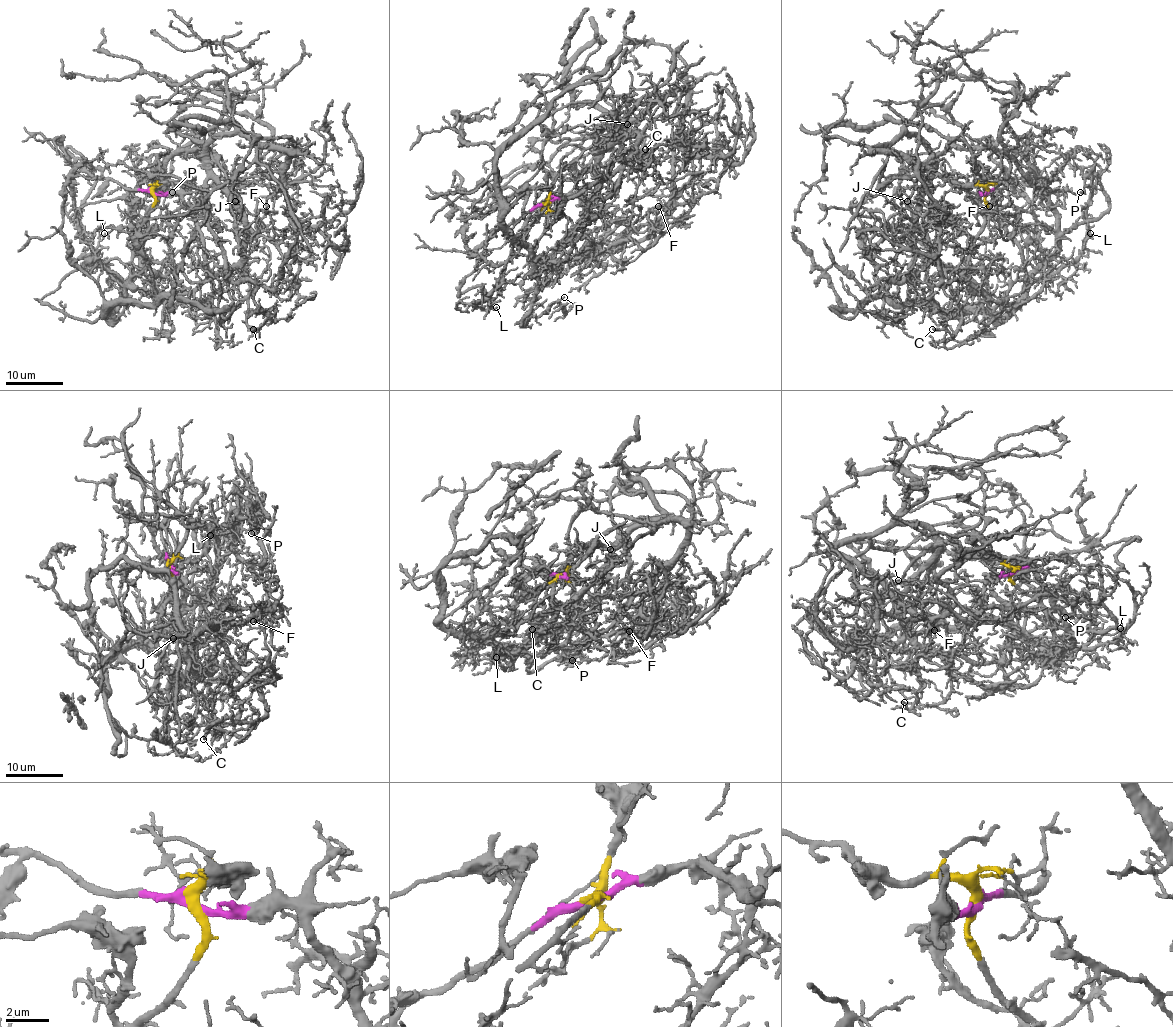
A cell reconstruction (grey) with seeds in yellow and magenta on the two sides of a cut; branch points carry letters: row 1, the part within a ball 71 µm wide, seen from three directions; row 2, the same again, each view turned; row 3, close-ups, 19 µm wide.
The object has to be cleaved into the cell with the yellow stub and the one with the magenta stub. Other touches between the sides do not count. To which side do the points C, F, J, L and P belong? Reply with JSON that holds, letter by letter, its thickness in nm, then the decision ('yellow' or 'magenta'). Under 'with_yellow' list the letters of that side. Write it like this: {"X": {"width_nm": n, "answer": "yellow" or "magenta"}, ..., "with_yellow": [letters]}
{"C": {"width_nm": 140, "answer": "magenta"}, "F": {"width_nm": 130, "answer": "magenta"}, "J": {"width_nm": 180, "answer": "magenta"}, "L": {"width_nm": 130, "answer": "yellow"}, "P": {"width_nm": 90, "answer": "yellow"}, "with_yellow": ["L", "P"]}

